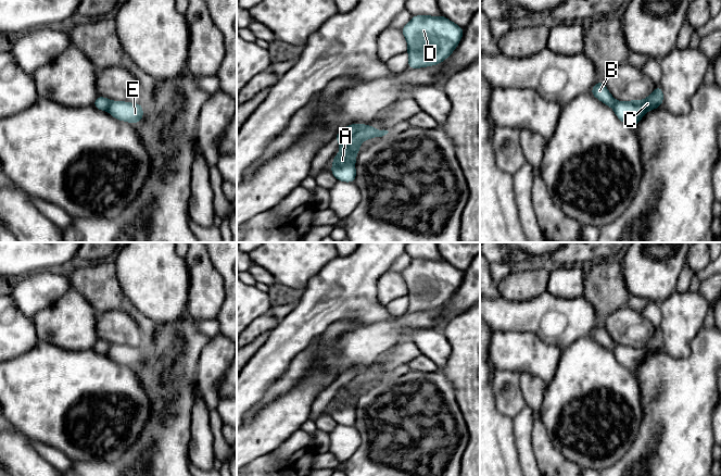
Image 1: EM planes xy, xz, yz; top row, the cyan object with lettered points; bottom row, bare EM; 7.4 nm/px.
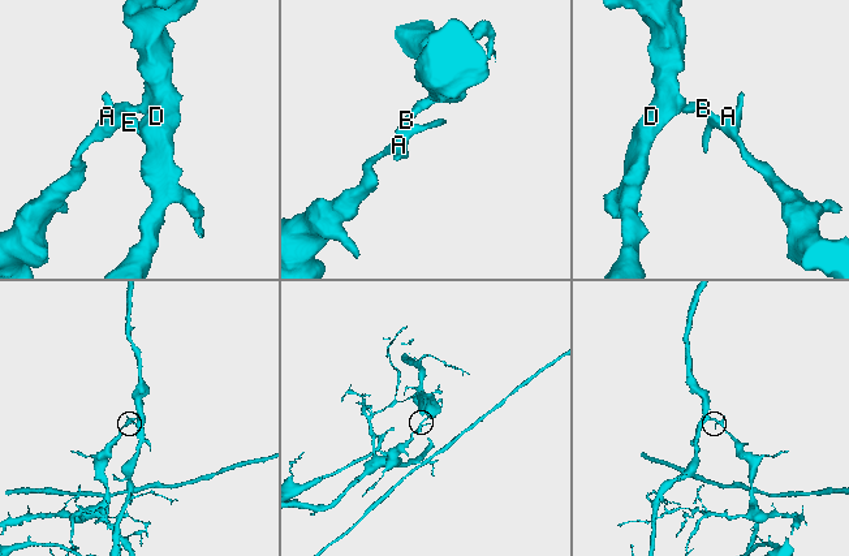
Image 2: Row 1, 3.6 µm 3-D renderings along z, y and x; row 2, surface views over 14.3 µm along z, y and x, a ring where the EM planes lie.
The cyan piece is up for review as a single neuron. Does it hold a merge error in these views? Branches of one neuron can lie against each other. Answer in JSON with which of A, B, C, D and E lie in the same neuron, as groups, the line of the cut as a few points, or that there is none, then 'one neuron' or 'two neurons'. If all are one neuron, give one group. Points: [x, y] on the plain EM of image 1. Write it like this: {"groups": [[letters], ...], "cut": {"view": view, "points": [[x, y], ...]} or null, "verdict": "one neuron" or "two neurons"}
{"groups": [["A", "C", "E"], ["B", "D"]], "cut": {"view": "xz", "points": [[363, 368], [342, 389]]}, "verdict": "two neurons"}

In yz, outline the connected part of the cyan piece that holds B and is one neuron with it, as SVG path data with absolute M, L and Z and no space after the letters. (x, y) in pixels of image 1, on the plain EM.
M598 325L593 329L591 338L602 345L604 348L611 351L617 346L603 325Z

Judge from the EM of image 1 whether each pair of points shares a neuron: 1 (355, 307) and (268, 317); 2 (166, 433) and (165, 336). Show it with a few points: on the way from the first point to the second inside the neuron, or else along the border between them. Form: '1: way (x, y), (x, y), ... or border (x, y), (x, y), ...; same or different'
1: border (279, 321), (270, 332); different
2: way (163, 409), (163, 401), (166, 398), (166, 360); same

